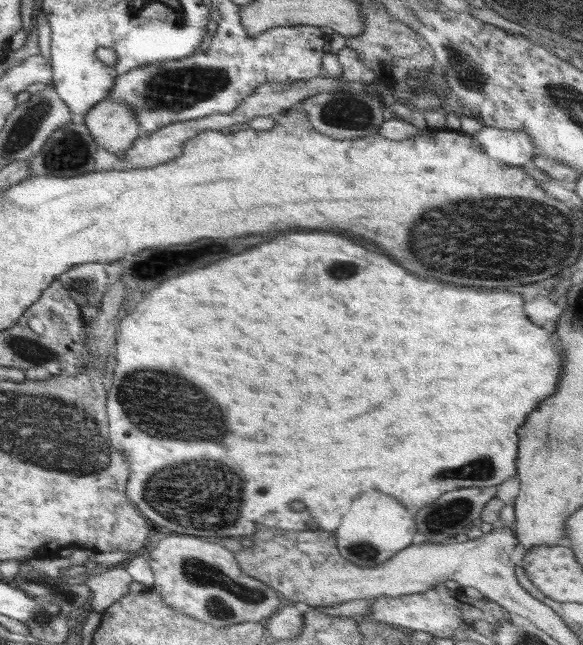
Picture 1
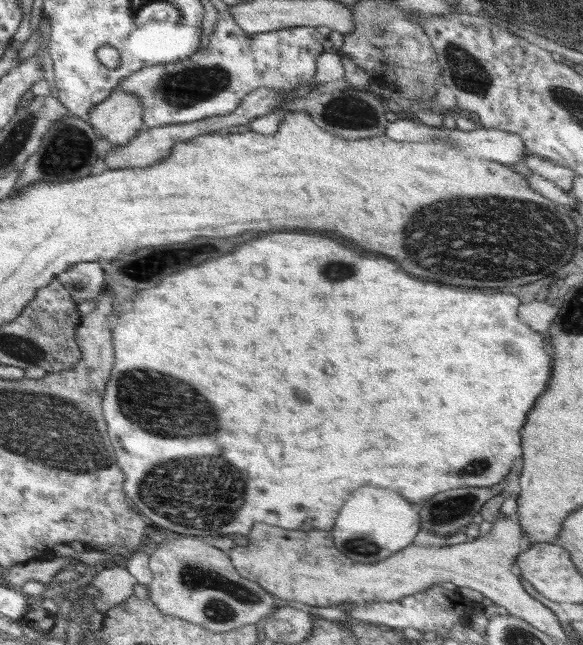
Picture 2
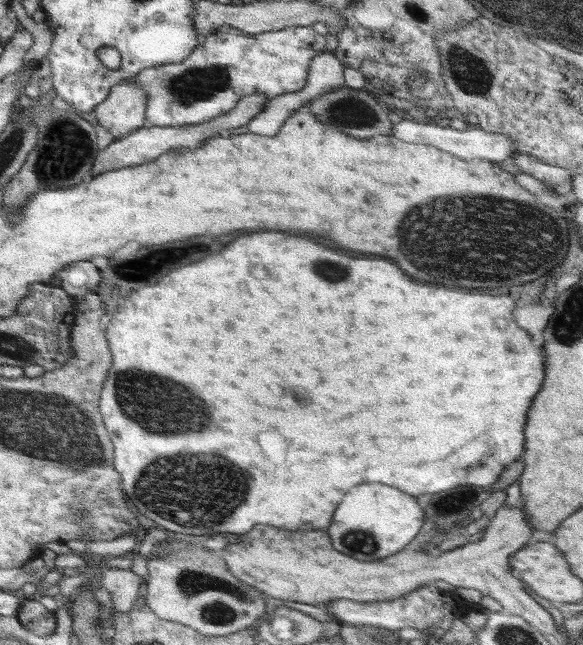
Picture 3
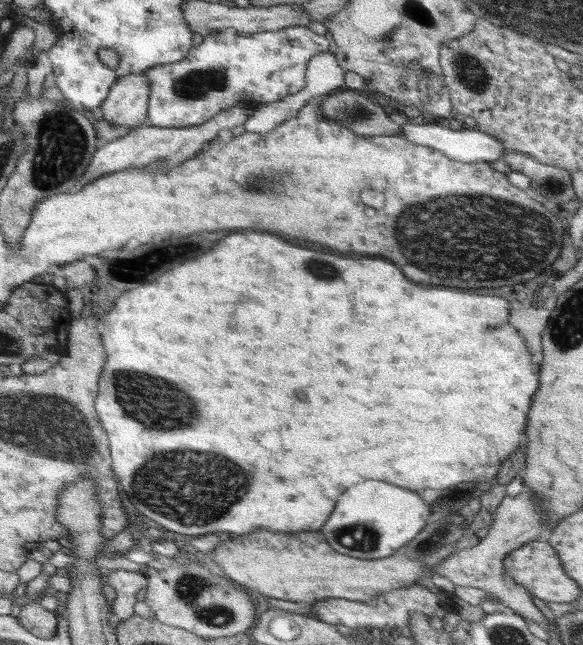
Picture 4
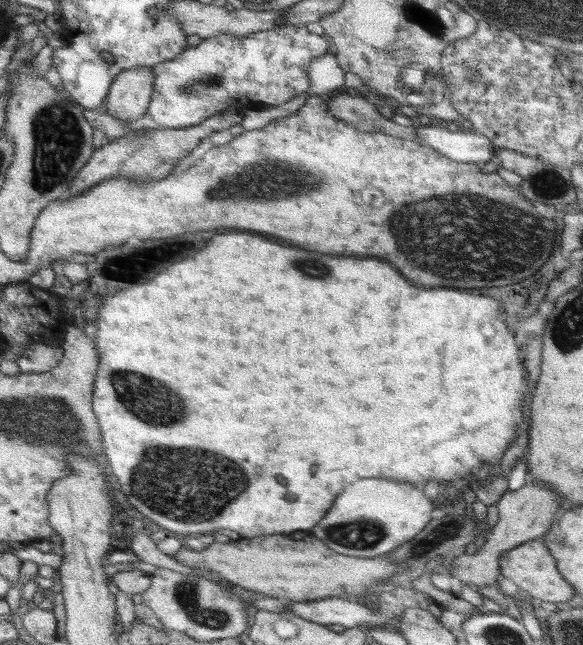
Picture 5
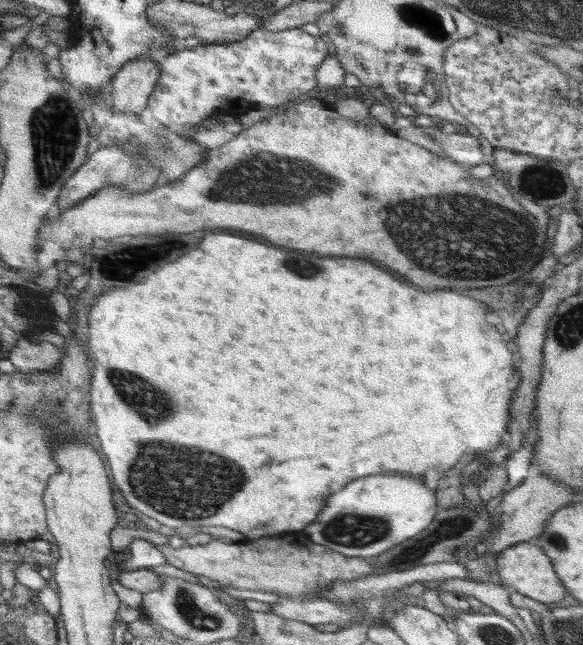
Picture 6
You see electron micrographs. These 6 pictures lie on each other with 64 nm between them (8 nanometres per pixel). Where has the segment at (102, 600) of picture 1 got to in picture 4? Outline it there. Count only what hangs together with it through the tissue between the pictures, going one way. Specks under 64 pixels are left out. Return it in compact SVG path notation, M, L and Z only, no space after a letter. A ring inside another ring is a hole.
M116 570L104 577L104 584L110 585L116 592L116 598L111 606L111 612L114 620L128 620L135 613L134 605L137 601L136 595L144 591L144 589L147 587L148 579L145 571L143 570Z

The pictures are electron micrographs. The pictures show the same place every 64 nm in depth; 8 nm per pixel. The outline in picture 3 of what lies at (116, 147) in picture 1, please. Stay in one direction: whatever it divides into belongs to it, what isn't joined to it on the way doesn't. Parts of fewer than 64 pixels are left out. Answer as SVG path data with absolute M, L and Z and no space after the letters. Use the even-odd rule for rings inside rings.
M131 79L112 87L106 100L92 110L99 124L104 126L115 140L125 137L145 123L146 93Z

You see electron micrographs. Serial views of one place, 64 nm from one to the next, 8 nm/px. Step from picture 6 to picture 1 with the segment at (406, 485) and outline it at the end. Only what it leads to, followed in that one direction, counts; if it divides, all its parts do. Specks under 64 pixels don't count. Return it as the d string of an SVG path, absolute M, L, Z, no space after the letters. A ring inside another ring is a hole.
M364 492L358 496L344 514L336 530L336 544L340 556L354 566L372 568L391 559L394 554L408 548L416 534L414 516L396 498L382 492Z

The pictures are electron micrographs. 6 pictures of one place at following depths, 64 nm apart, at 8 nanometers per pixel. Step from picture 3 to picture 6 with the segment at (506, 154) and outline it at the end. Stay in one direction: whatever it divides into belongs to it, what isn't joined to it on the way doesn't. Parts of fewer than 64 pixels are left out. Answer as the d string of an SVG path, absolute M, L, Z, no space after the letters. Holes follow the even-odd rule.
M440 128L428 129L431 139L439 144L450 159L464 165L479 165L484 162L480 141L469 133L446 134Z

